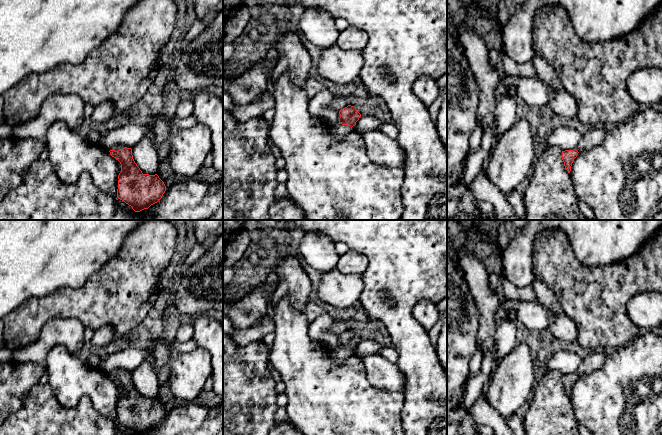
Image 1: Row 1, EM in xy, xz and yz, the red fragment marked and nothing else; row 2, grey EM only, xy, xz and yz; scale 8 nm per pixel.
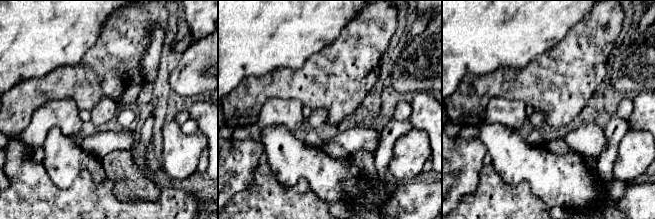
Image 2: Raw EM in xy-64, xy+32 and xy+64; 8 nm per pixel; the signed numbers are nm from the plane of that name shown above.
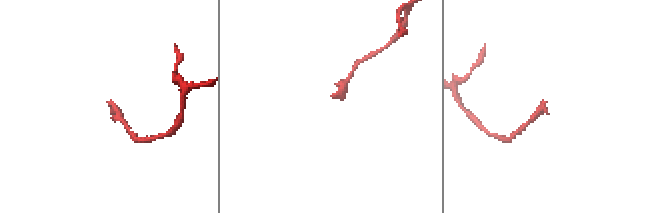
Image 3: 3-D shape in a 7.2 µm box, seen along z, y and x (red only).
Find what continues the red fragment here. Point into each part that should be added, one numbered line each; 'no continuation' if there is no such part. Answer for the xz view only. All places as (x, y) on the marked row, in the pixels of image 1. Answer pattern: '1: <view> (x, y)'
1: xz (339, 131)

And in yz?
1: yz (595, 135)

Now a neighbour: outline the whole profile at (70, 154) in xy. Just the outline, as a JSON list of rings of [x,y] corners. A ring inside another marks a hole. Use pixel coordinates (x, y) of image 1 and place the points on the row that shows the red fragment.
[[[61,121],[55,122],[48,129],[45,144],[48,150],[47,160],[63,183],[73,184],[82,173],[87,172],[101,191],[117,196],[118,175],[121,172],[121,164],[110,155],[108,150],[90,142]]]

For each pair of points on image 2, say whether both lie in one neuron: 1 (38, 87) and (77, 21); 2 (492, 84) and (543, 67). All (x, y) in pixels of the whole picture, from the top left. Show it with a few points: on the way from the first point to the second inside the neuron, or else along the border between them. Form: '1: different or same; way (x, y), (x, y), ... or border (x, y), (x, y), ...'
1: different; border (68, 65), (60, 65), (39, 77), (23, 79)
2: same; way (505, 84), (526, 84), (530, 80)

